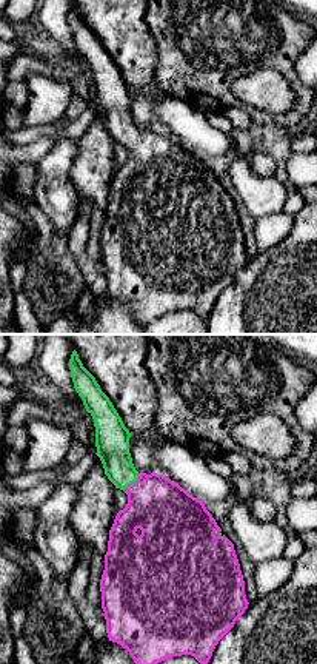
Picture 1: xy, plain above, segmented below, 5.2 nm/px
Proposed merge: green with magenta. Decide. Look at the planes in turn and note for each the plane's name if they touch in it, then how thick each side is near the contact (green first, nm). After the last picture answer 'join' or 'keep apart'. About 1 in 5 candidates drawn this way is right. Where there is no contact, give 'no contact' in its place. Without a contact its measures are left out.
contact in xy; calibres 180 and 320 nm

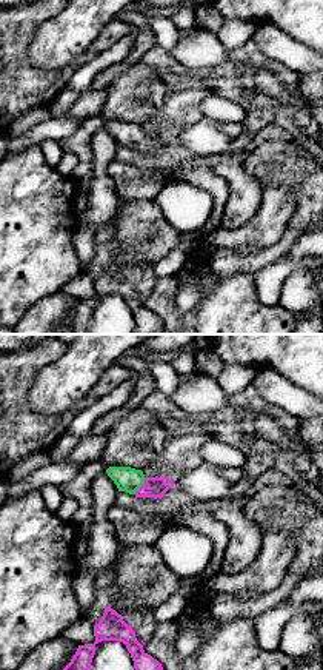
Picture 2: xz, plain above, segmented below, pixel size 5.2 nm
contact in xz; calibres 130 and 110 nm

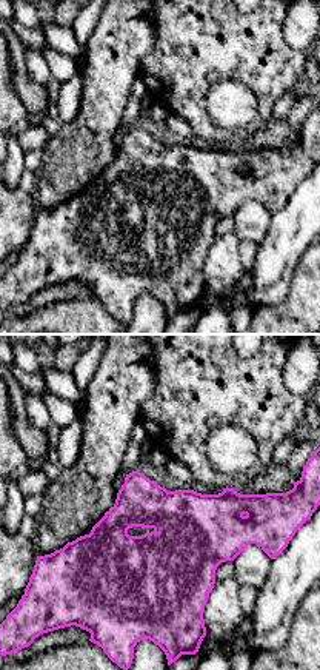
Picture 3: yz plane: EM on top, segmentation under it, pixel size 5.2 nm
no contact

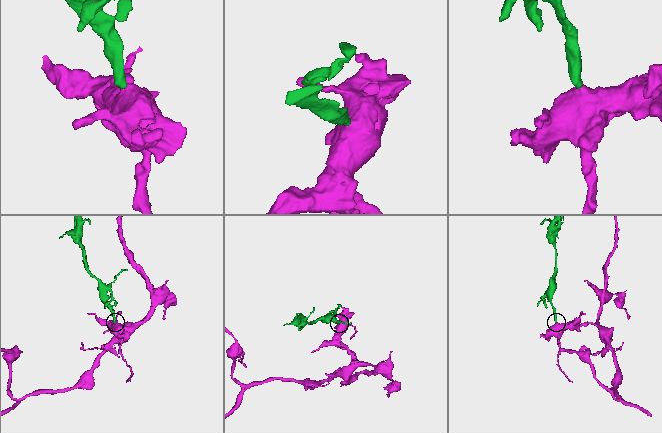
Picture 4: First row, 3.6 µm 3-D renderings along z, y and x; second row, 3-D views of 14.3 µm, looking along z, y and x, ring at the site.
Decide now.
join

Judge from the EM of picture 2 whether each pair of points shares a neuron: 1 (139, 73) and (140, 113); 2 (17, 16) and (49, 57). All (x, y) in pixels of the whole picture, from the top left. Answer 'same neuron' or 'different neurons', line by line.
1: same neuron
2: different neurons

